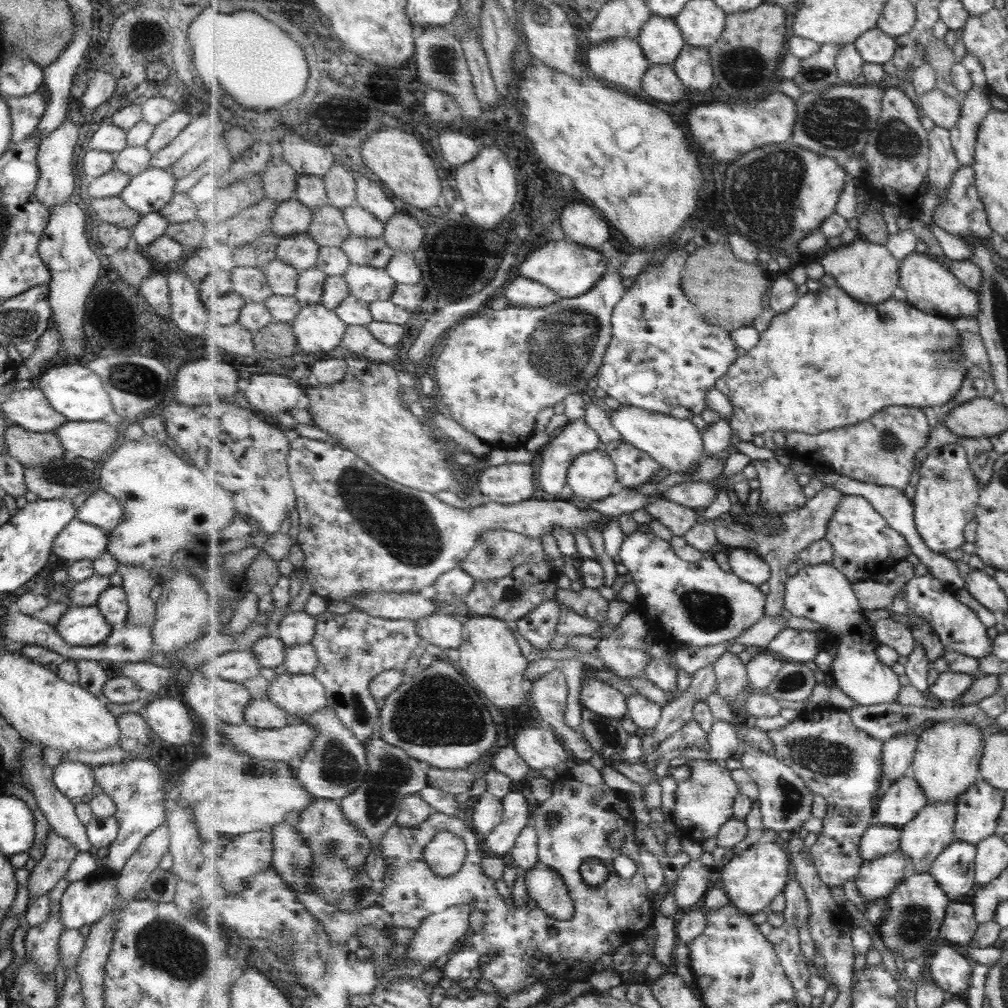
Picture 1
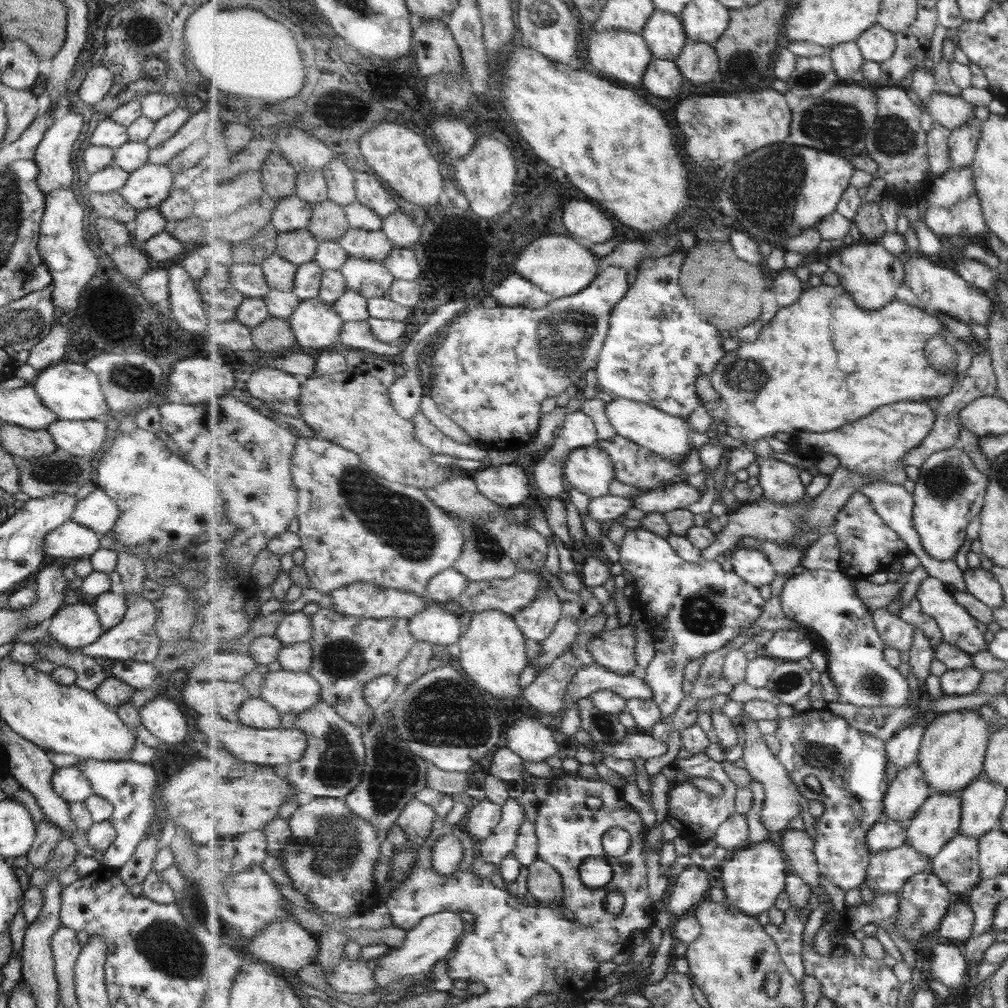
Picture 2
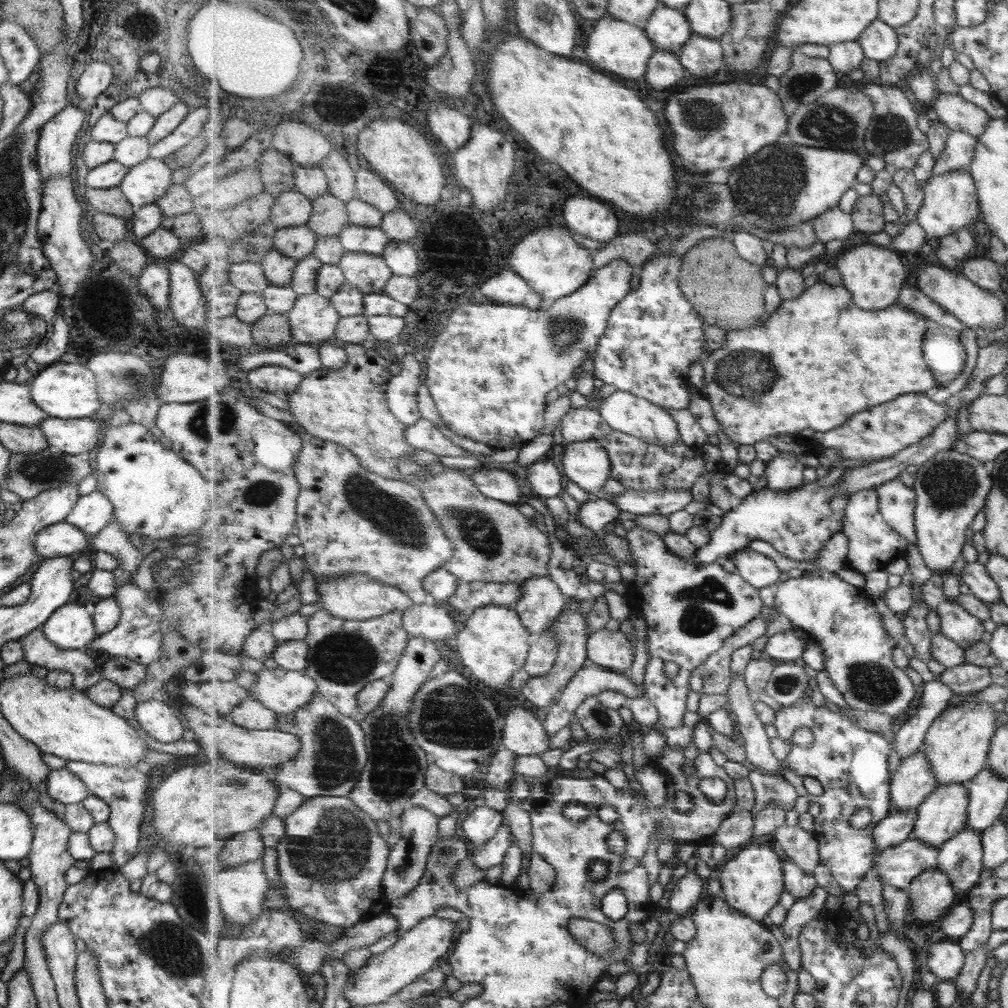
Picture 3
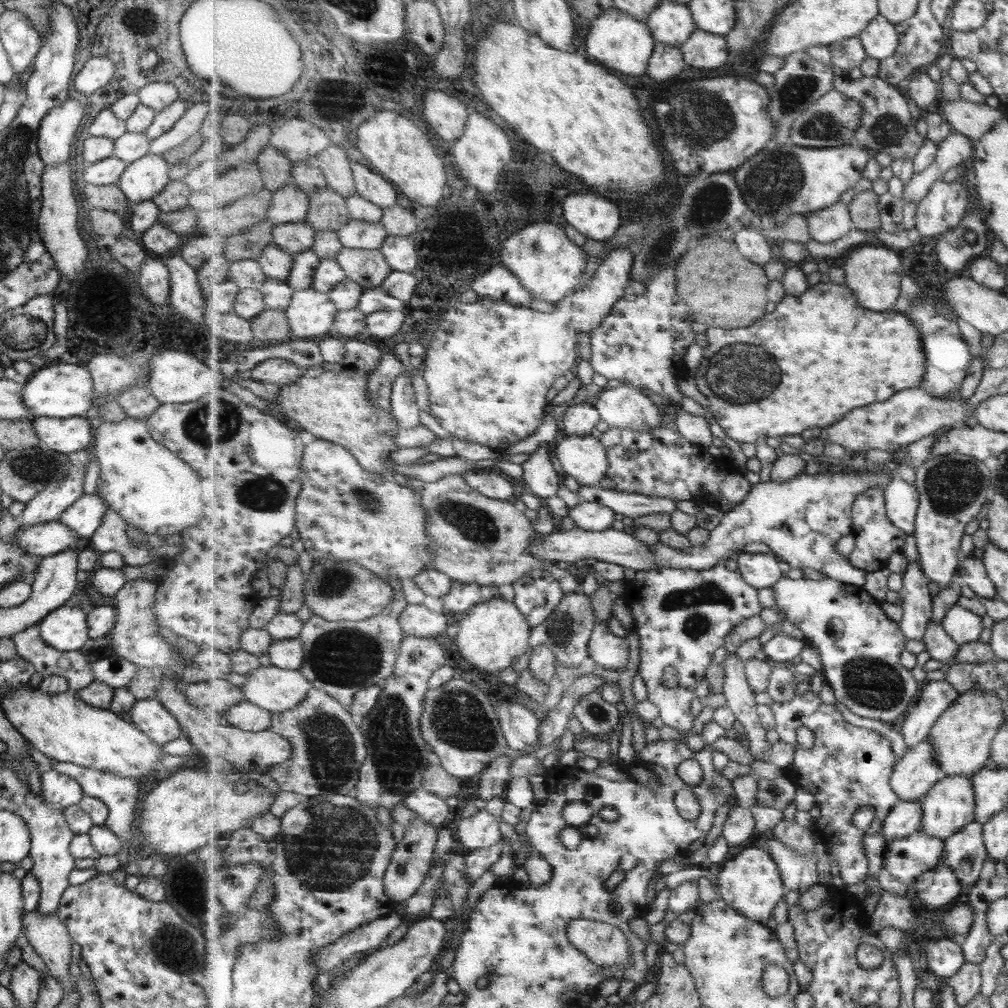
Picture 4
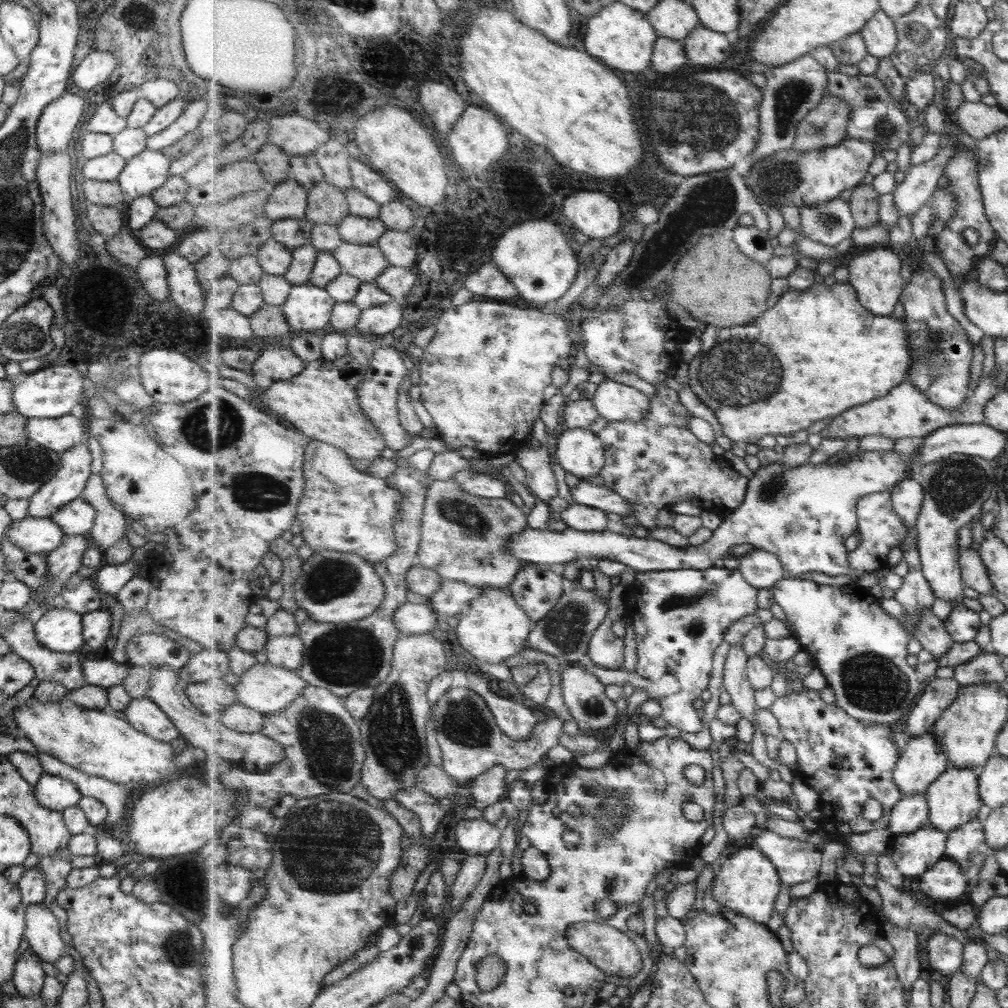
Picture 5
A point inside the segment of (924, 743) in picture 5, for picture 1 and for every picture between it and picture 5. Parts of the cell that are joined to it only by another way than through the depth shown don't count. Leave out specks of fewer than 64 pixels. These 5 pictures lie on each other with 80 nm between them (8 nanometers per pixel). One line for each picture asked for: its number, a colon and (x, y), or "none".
1: (904, 798)
2: (908, 791)
3: (914, 780)
4: (918, 770)

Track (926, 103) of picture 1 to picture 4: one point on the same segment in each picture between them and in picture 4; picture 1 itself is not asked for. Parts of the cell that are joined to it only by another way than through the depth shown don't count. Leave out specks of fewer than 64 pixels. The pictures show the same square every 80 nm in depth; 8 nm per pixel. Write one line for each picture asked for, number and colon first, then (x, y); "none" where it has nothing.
2: (951, 112)
3: (955, 112)
4: (972, 119)

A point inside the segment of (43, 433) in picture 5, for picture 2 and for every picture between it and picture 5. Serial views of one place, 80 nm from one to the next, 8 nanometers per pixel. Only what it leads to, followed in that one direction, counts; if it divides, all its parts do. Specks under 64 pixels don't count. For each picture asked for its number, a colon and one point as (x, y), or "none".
2: (83, 439)
3: (74, 436)
4: (63, 435)

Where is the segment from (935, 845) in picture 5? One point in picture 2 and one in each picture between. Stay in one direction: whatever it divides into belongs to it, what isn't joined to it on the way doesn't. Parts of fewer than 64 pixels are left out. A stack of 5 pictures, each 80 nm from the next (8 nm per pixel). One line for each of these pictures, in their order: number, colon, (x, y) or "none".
2: (889, 870)
3: (898, 865)
4: (907, 858)

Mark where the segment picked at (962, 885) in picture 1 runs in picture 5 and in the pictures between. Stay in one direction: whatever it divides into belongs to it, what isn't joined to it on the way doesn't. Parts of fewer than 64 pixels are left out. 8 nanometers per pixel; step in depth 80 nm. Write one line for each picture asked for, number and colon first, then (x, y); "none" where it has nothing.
2: (958, 865)
3: (961, 858)
4: (966, 852)
5: (967, 845)

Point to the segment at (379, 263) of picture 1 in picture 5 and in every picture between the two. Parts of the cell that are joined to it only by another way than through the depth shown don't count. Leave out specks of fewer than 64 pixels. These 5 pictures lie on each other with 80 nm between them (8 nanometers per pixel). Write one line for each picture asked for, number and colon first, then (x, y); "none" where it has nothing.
2: (374, 245)
3: (373, 240)
4: (356, 233)
5: (354, 229)

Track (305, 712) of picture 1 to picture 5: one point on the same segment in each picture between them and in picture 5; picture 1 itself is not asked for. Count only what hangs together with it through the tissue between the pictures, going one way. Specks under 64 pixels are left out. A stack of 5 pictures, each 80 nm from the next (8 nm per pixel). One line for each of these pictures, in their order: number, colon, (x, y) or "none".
2: (290, 692)
3: (285, 691)
4: (276, 689)
5: (268, 688)

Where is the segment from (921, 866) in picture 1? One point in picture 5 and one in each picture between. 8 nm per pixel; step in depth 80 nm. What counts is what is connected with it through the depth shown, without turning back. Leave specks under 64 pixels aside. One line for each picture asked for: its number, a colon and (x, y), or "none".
2: (939, 820)
3: (944, 813)
4: (950, 805)
5: (954, 798)

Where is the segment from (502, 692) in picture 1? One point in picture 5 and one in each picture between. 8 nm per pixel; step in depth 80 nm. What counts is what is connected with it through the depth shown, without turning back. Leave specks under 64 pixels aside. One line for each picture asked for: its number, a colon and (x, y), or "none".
2: (493, 653)
3: (494, 644)
4: (494, 634)
5: (494, 627)

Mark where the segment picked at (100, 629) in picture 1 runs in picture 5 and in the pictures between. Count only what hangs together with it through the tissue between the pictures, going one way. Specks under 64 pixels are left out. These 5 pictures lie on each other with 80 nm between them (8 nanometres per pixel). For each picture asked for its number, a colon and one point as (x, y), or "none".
2: (74, 626)
3: (70, 627)
4: (64, 629)
5: (59, 630)

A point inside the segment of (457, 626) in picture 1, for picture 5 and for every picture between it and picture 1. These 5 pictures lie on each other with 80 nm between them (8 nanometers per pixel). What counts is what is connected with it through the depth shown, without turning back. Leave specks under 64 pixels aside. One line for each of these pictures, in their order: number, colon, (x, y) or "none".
2: (435, 625)
3: (432, 622)
4: (417, 620)
5: (412, 619)

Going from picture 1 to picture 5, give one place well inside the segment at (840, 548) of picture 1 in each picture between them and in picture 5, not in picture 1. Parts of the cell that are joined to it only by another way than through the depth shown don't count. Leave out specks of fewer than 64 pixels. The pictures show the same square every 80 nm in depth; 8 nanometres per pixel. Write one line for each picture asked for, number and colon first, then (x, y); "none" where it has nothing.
2: (868, 544)
3: (872, 544)
4: (877, 538)
5: (881, 529)

